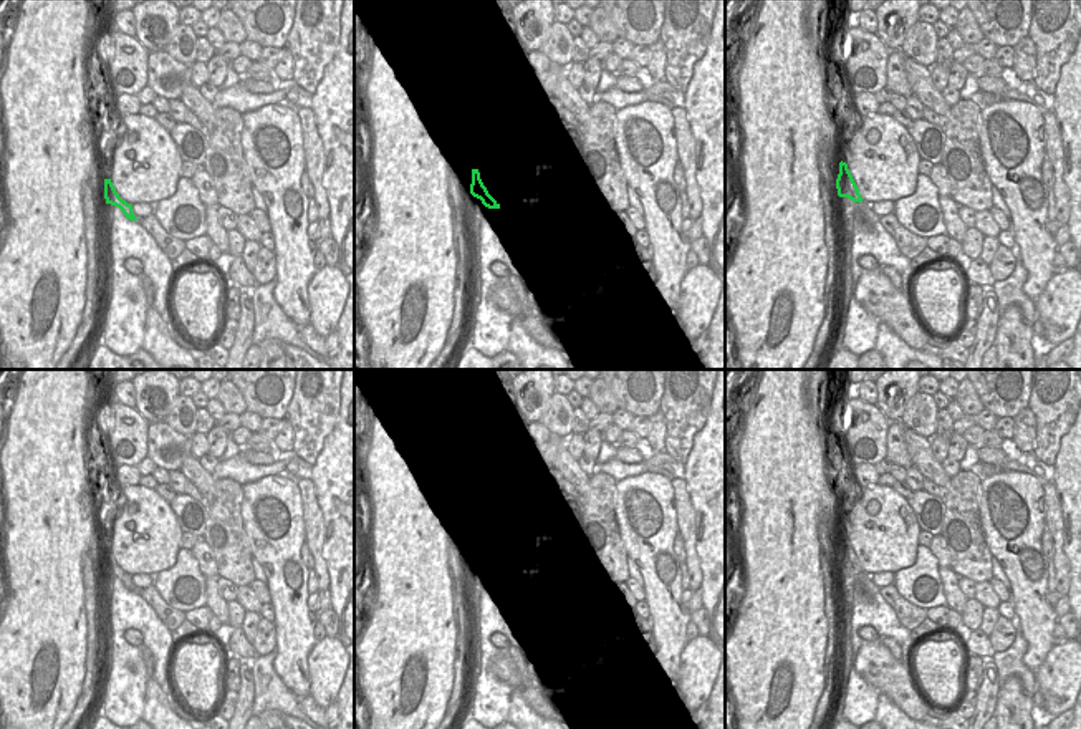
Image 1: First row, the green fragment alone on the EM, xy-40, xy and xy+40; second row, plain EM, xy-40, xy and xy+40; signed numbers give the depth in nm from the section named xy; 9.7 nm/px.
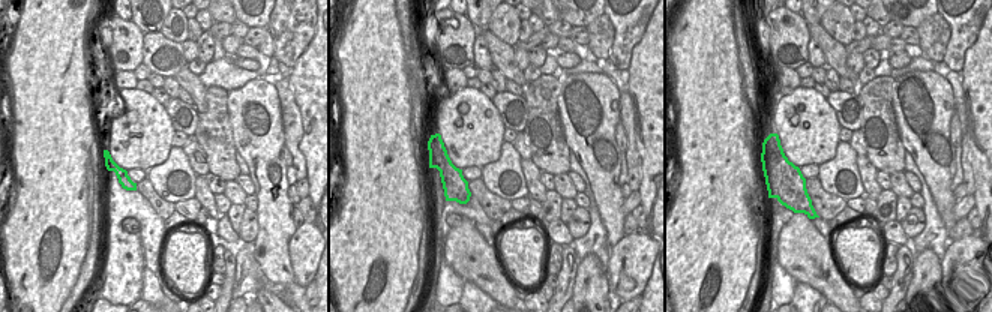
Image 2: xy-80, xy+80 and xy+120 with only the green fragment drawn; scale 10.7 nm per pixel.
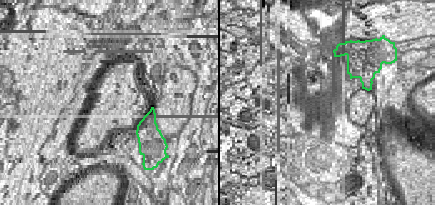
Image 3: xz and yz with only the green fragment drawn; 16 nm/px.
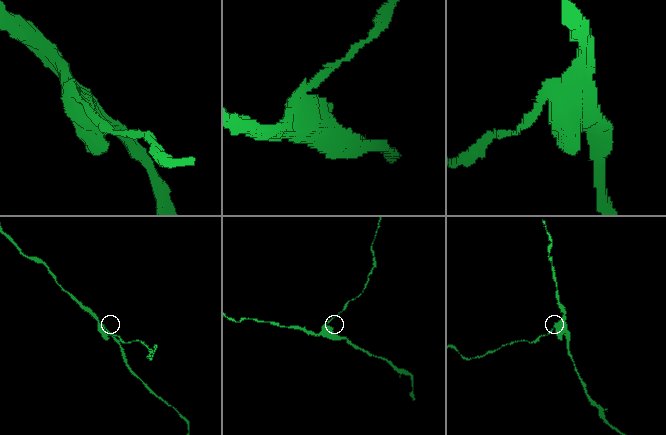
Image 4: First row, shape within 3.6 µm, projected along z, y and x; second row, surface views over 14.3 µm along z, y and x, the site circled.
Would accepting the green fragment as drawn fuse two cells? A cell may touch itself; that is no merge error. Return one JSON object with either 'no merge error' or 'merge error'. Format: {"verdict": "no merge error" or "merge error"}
{"verdict": "merge error"}

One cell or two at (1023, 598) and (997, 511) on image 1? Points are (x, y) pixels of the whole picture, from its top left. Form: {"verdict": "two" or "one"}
{"verdict": "one"}

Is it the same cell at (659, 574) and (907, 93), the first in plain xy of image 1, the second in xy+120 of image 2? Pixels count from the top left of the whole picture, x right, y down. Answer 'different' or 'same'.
same

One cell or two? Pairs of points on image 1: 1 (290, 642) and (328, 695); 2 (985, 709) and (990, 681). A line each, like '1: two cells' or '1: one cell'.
1: two cells
2: one cell

